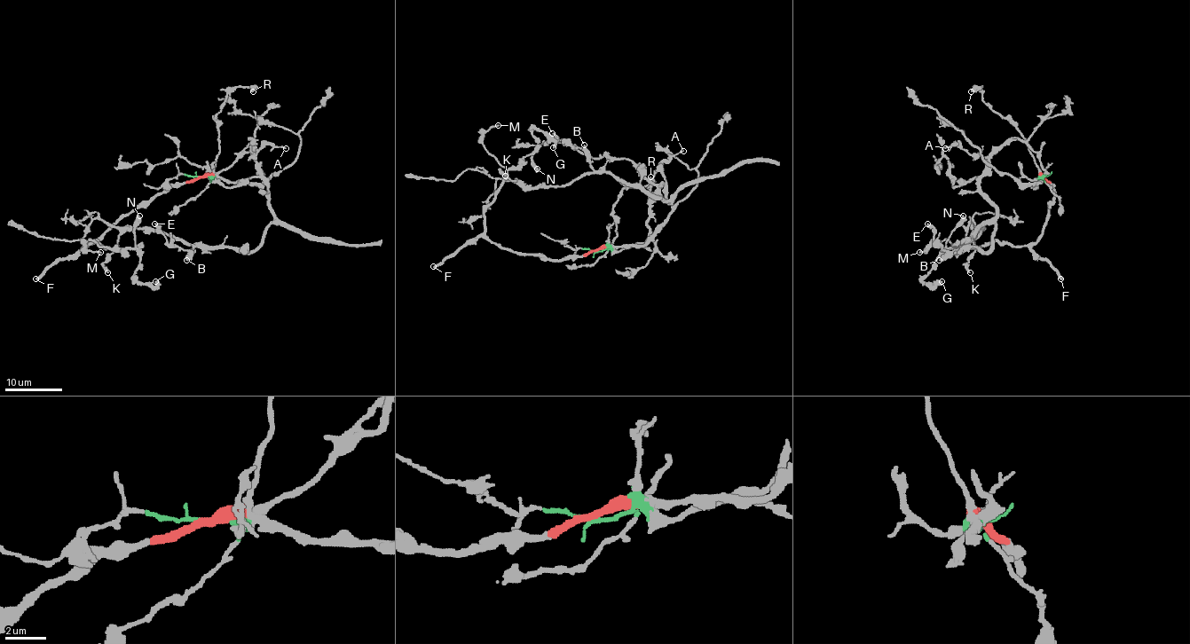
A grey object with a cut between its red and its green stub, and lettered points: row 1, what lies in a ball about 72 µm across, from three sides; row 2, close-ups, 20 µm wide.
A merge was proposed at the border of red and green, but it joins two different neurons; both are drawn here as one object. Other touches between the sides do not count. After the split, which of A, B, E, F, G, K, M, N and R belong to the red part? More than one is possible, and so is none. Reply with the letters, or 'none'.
F, G, M, N, R

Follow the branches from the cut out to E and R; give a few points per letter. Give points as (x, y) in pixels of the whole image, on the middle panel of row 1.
E: (596, 251), (641, 246), (650, 230), (650, 199), (665, 185), (671, 201), (598, 173), (588, 153), (553, 133)
R: (596, 251), (610, 246), (617, 234), (613, 207), (618, 194), (624, 188), (645, 187), (650, 177)

